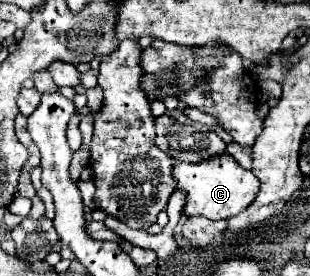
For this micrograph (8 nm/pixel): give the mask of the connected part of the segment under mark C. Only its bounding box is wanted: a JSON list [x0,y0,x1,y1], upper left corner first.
[171,154,259,220]

